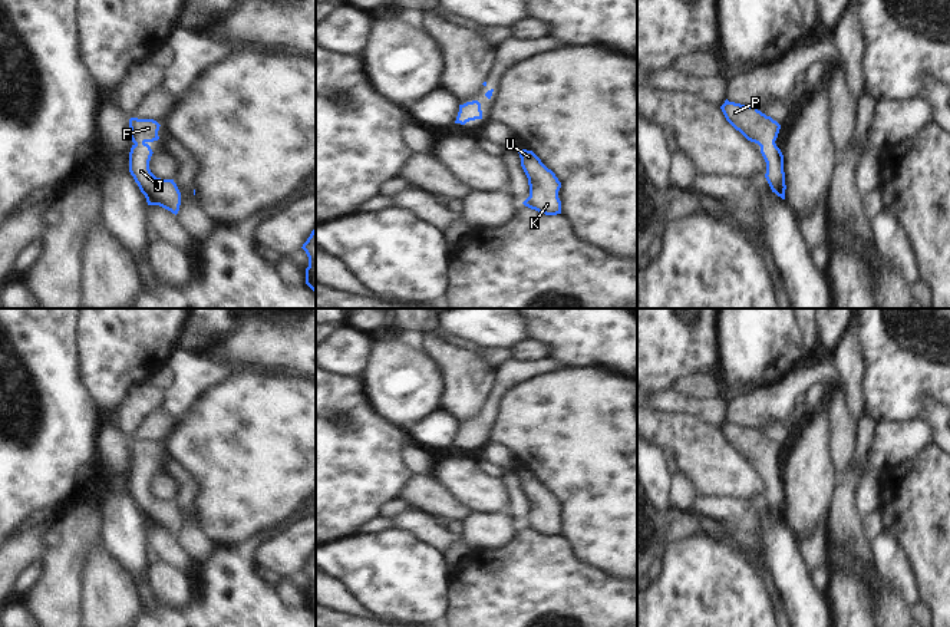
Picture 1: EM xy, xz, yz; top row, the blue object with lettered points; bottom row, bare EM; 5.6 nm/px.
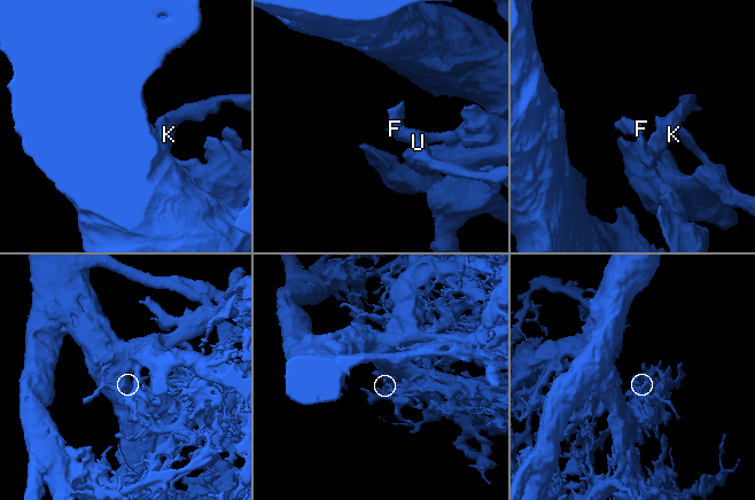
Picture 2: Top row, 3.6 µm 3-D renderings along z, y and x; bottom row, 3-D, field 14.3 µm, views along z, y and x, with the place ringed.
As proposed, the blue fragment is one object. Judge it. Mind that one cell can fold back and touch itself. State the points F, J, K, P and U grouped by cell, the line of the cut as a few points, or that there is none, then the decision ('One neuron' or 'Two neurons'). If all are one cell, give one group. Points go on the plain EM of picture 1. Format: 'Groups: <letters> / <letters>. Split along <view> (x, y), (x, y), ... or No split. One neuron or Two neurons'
Groups: F J K P U. No split. One neuron

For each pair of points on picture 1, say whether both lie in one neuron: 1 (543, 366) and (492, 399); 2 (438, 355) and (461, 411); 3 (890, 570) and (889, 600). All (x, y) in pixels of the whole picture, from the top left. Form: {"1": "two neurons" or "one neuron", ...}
{"1": "one neuron", "2": "one neuron", "3": "two neurons"}

